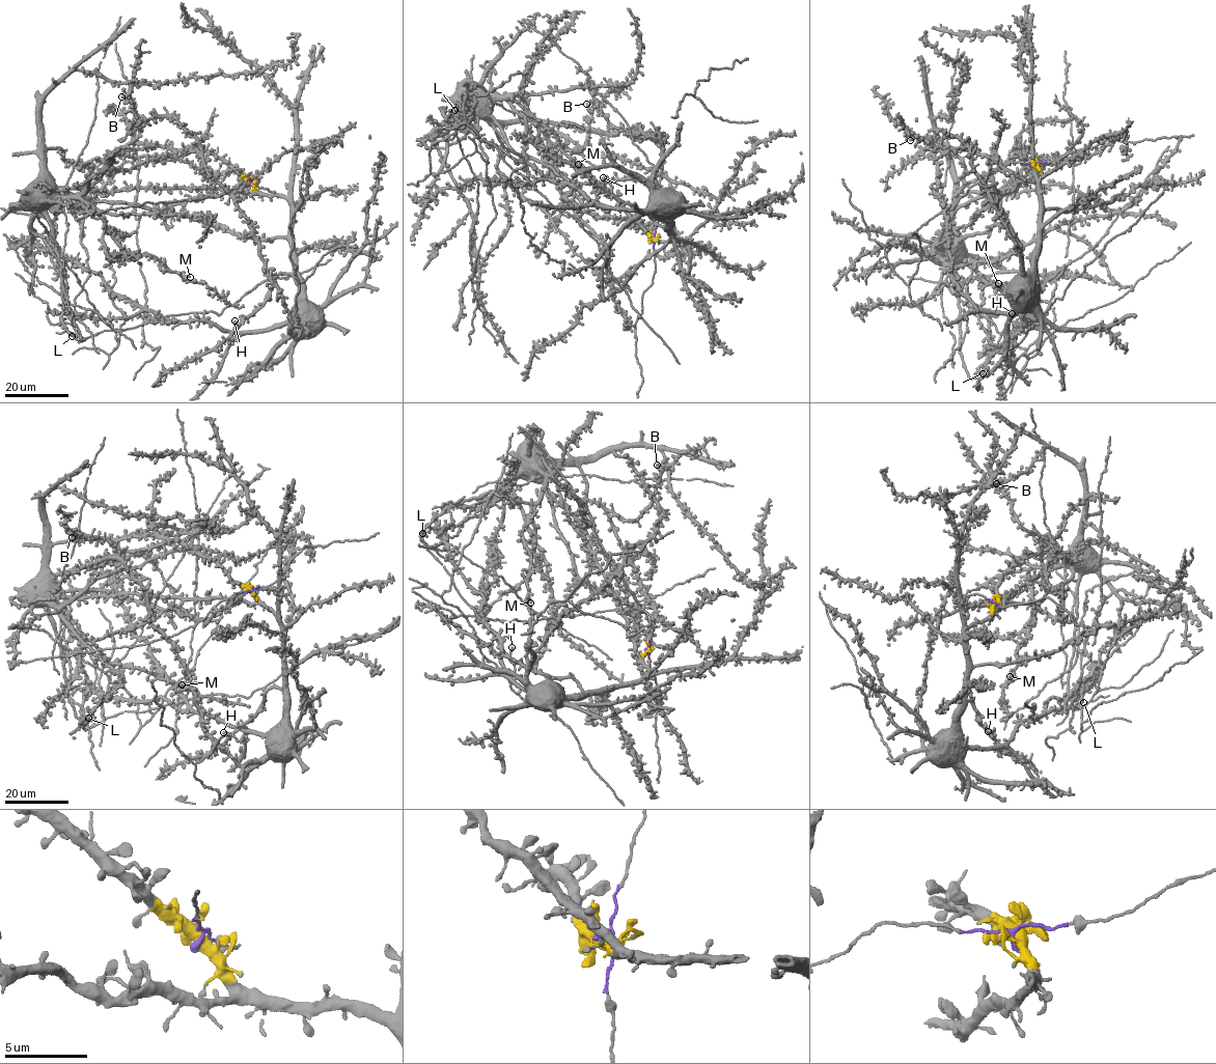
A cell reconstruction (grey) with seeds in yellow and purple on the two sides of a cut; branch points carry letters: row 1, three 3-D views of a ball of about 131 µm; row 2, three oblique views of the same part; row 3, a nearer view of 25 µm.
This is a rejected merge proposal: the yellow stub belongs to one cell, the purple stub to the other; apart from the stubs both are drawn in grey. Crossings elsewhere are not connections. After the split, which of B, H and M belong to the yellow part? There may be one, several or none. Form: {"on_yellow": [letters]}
{"on_yellow": ["H"]}

